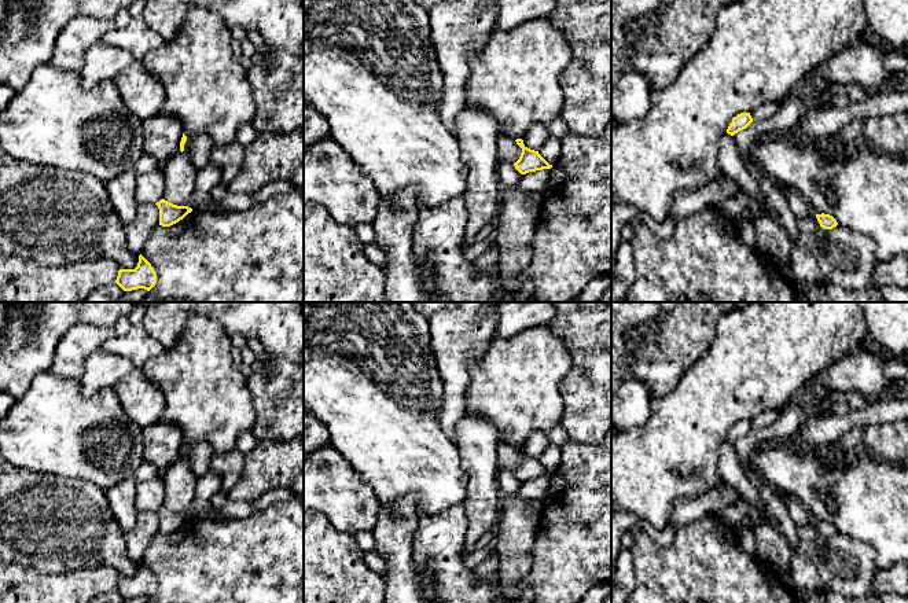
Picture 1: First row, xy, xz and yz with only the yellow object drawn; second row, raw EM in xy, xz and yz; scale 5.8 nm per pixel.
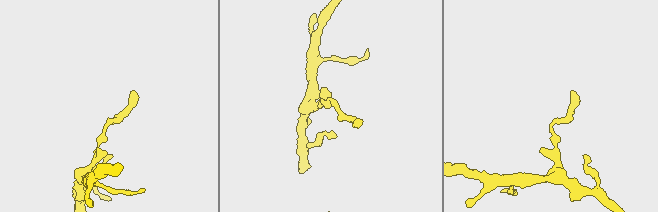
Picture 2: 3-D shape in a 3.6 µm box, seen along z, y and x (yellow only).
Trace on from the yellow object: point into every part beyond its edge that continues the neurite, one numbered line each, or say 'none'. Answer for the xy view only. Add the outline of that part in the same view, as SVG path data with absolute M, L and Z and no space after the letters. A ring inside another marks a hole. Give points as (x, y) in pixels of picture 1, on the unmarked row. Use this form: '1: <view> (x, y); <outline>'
none

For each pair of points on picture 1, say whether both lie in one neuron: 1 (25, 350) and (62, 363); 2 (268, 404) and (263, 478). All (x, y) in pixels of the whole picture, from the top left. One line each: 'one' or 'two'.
1: two
2: two

